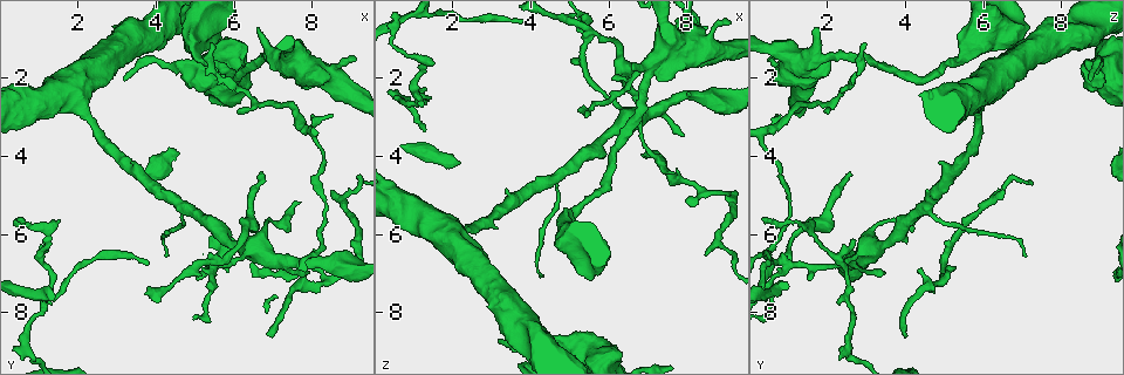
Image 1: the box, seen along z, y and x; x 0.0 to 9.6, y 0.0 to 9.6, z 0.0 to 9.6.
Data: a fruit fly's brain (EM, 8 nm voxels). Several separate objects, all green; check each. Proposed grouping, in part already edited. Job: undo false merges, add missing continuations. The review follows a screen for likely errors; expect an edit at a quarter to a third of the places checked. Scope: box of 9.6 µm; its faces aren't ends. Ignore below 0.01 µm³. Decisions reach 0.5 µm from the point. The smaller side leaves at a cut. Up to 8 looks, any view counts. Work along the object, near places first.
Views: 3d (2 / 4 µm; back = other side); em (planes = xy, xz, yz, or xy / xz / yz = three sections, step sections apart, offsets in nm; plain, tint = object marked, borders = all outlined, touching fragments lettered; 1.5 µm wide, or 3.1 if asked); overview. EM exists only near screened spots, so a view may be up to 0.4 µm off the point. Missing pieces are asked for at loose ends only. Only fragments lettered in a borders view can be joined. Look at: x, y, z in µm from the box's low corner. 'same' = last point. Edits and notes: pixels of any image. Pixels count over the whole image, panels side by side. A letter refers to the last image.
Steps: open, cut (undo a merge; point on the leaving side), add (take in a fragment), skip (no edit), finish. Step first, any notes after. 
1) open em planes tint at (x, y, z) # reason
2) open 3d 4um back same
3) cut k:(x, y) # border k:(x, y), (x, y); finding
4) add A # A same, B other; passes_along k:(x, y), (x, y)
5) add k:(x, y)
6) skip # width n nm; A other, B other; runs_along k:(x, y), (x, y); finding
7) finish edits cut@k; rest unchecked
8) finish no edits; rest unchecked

open 3d 4um back at (6.05, 2.95, 2.00) # thin end

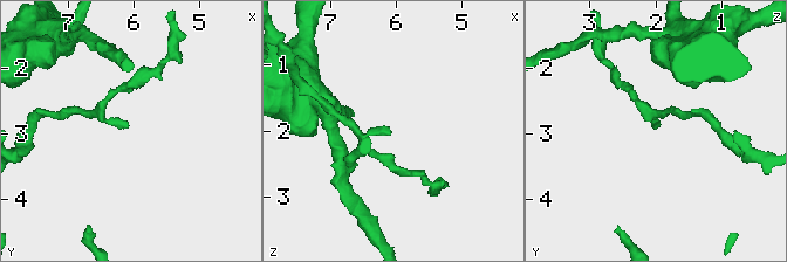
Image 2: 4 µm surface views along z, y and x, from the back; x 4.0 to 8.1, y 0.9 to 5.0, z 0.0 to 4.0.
open em planes borders at (6.05, 2.90, 2.00) # need the tissue

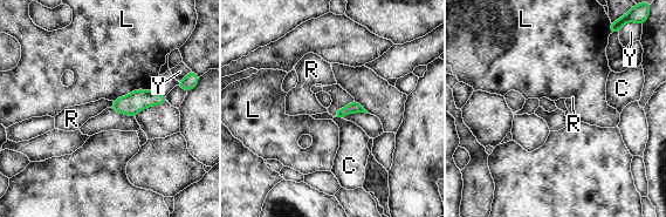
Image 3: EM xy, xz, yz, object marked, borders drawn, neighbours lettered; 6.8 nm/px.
skip # width 80 nm; C other, L other, R other, Y other; border 3:(112, 101), (110, 107); none of them fits

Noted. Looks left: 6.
open 3d 2um at (7.00, 8.55, 4.05) # an open end

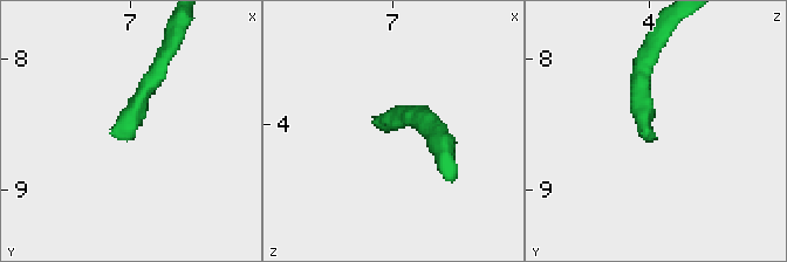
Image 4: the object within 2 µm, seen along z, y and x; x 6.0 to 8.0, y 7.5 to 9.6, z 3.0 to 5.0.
open em xy step 4 borders at (7.00, 8.60, 4.06) # now the EM

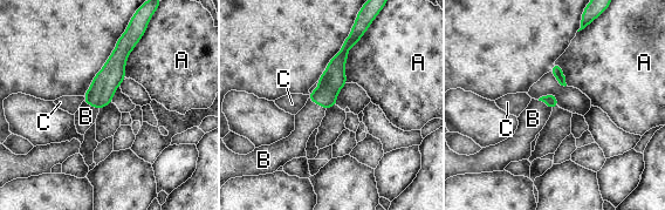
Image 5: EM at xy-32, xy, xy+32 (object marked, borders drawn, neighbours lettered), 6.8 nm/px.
open em planes borders same # another direction

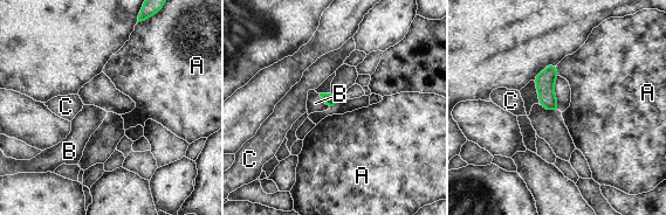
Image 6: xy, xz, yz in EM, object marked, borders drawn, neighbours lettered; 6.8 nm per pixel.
add B # width 90 nm; A other, B same, C other; passes_along 6:(330, 99), (323, 99), (315, 103); the neuron continues

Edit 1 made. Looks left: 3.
open 3d 2um at (7.30, 6.70, 2.80) # sudden change in width

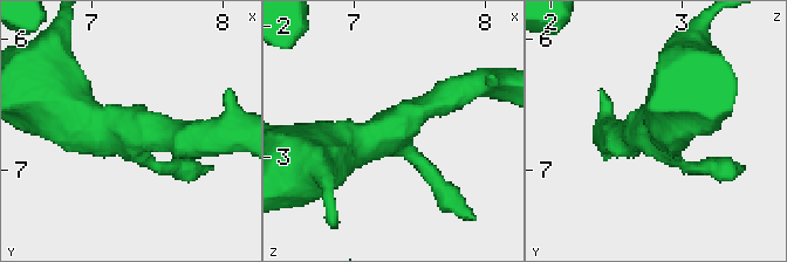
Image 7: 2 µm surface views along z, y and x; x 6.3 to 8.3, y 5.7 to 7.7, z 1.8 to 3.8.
open em yz step 8 tint at (7.28, 6.70, 2.80) # now the EM

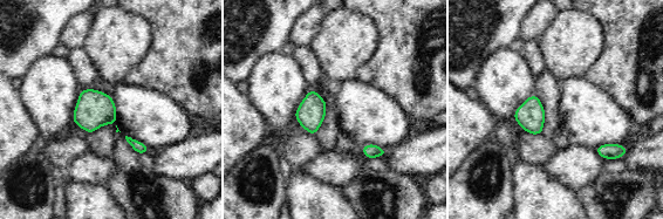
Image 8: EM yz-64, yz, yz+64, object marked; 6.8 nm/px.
open em planes borders same

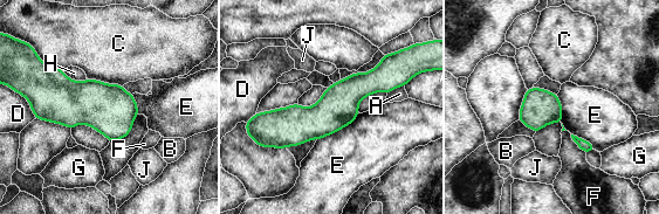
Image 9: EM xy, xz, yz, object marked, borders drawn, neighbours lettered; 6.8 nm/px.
skip # width 280 nm; A other, B other, C other, D other, E other, F other, G other, H other, J other; one neuron here

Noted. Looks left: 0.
finish edits add@6; rest unchecked

